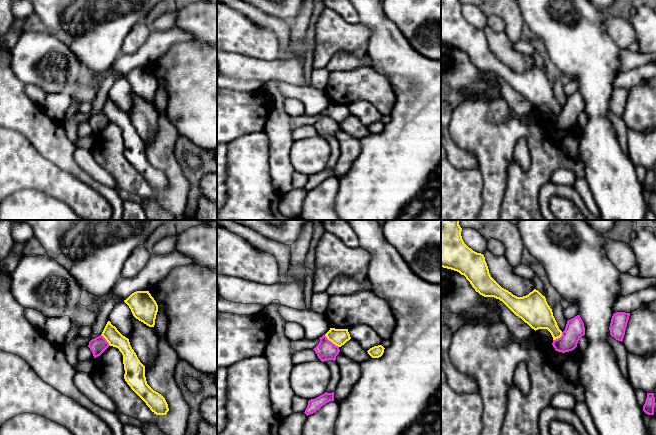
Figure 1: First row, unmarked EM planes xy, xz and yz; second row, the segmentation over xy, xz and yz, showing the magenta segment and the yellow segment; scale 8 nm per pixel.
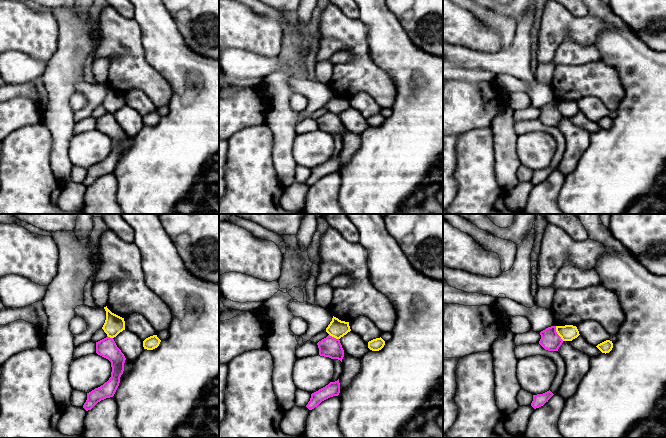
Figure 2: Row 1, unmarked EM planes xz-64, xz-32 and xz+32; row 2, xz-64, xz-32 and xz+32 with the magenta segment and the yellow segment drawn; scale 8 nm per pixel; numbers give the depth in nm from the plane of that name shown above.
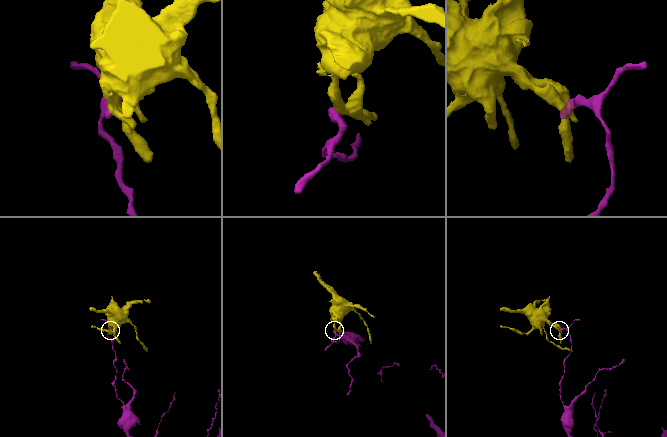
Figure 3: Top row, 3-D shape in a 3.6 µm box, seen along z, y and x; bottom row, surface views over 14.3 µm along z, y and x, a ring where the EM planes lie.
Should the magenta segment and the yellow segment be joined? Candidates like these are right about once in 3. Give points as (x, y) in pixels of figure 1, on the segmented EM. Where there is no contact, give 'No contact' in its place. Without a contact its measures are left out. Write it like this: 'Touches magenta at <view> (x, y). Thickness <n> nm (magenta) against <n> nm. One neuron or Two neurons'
Touches magenta at xz (330, 341). Thickness 160 nm (magenta) against 140 nm. Two neurons

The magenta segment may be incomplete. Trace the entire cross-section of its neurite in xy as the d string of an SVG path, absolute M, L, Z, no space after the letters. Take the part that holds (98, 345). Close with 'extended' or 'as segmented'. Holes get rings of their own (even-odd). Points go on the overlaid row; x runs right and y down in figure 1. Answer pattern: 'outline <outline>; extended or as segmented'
outline M102 335L92 339L88 345L94 358L100 356L109 346L109 343Z; as segmented

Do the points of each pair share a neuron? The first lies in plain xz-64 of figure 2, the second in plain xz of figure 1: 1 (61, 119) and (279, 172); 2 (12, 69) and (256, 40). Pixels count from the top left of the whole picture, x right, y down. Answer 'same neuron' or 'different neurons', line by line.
1: same neuron
2: different neurons

